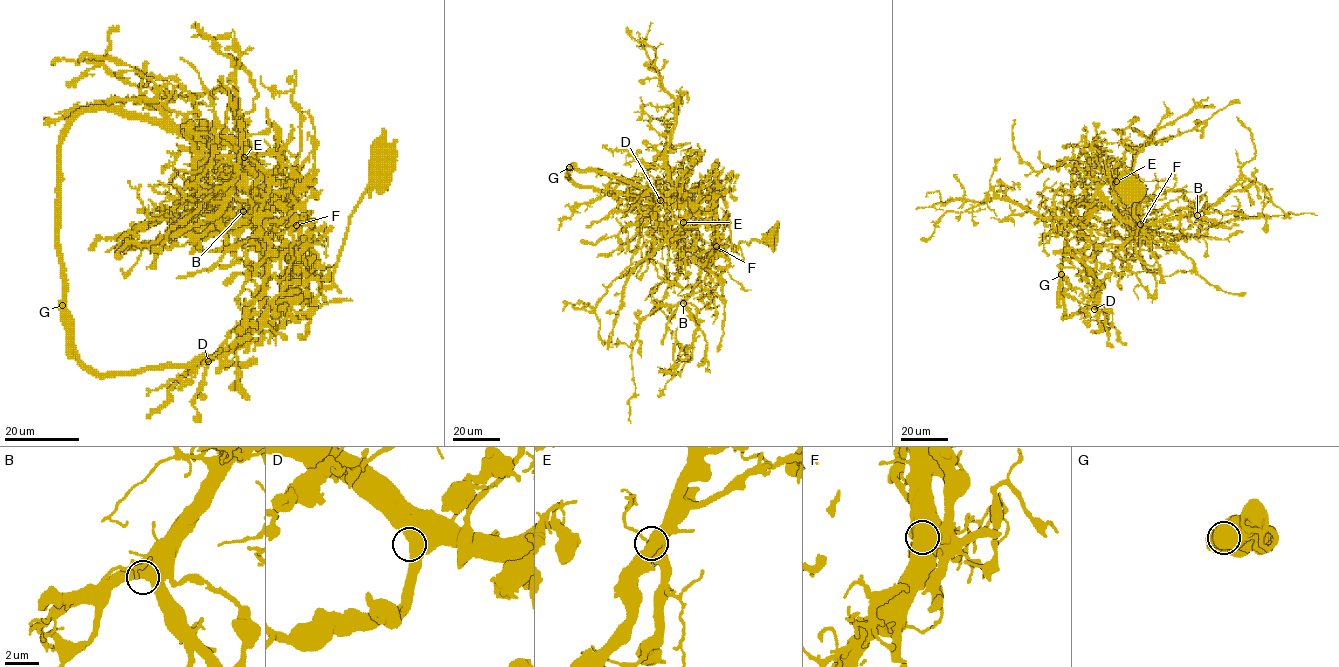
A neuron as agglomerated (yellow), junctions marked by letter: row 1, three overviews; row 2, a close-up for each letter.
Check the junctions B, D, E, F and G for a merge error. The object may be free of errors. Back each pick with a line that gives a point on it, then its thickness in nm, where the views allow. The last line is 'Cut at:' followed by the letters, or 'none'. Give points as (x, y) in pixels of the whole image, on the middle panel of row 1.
G: (569, 167) | 1150 nm
Cut at: G

